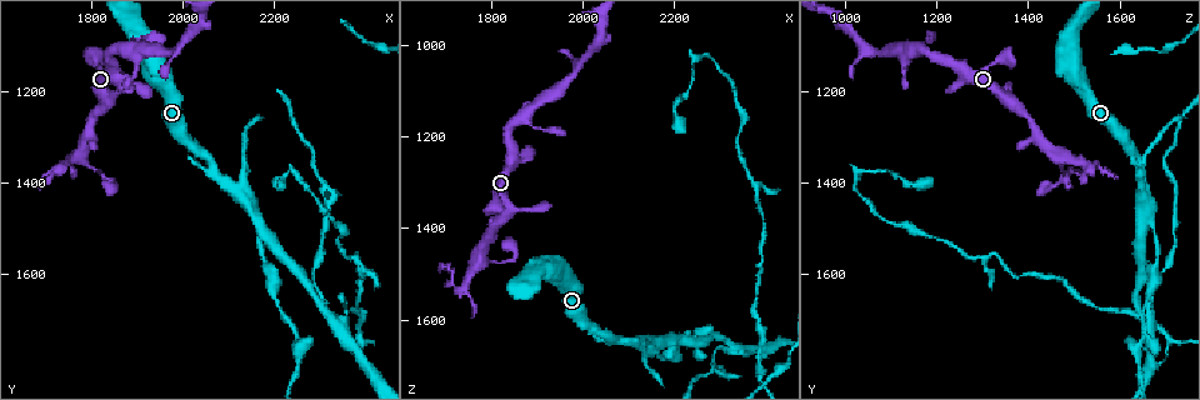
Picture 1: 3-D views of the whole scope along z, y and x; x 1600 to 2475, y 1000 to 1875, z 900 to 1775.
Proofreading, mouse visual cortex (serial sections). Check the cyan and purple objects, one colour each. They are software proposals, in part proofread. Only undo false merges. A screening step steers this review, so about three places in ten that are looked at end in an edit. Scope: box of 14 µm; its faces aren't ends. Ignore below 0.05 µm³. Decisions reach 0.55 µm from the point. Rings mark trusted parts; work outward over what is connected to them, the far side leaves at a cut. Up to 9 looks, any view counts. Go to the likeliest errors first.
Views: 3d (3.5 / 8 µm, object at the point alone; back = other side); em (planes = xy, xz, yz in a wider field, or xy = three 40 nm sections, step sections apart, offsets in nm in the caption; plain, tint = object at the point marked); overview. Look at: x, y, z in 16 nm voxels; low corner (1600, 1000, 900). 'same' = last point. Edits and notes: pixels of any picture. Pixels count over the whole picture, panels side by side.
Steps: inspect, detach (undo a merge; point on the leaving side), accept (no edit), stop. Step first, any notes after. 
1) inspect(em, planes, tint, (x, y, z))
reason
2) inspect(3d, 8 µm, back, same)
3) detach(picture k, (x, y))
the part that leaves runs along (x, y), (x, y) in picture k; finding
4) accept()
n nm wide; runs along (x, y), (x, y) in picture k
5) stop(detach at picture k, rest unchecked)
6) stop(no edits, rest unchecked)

inspect(3d, 8 µm, (2155, 1480, 1660))
three arms meet

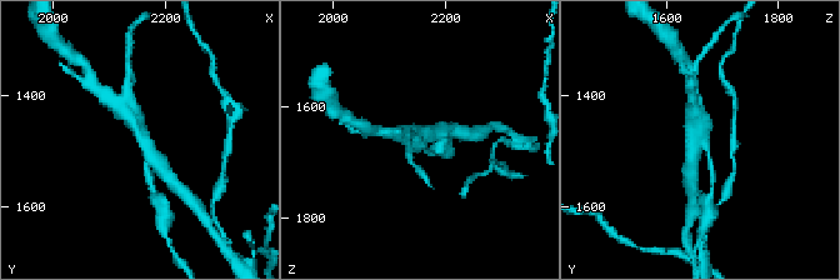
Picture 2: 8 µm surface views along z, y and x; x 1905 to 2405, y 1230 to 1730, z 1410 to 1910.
inspect(3d, 3.5 µm, back, (2160, 1475, 1655))
closer look

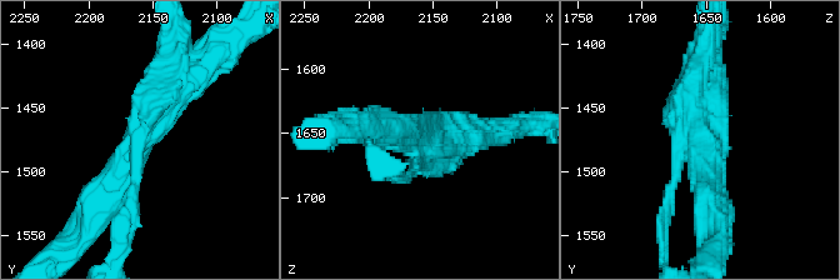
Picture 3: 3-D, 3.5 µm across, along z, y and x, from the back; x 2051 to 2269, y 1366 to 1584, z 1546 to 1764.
detach(picture 3, (669, 204))
3 arms; arms of 150, 400, 500 nm; the part that leaves runs along (681, 155), (669, 190), (663, 259) in picture 3; a second cell is stuck on

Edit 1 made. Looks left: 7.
inspect(overview)

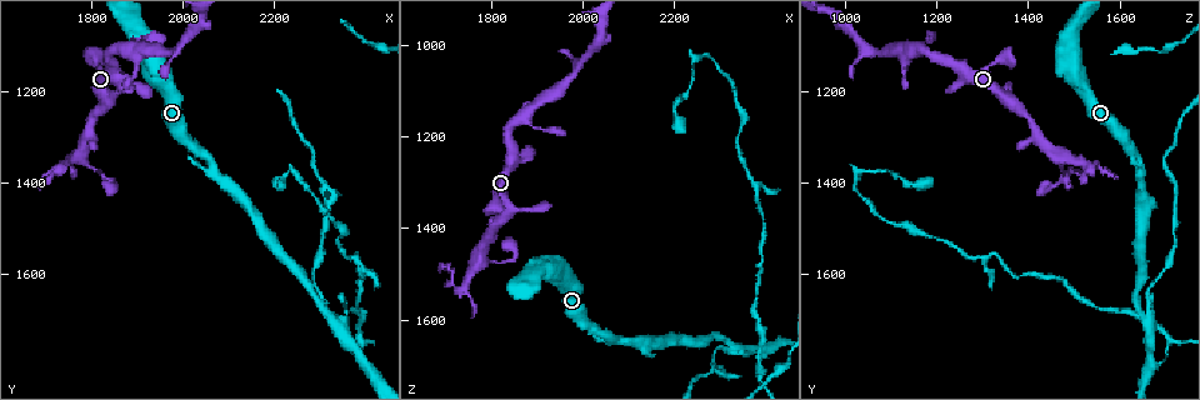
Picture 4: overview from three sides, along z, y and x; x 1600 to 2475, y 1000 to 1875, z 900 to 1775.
inspect(3d, 3.5 µm, (2330, 1700, 1655))

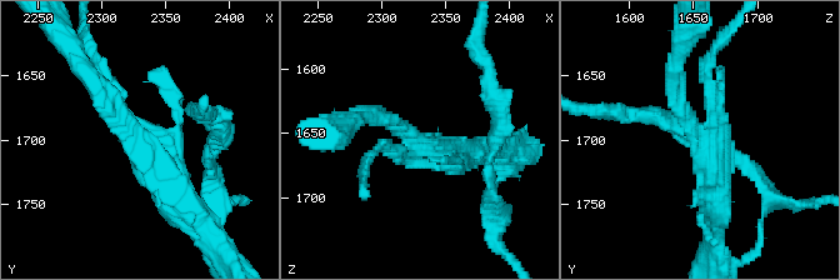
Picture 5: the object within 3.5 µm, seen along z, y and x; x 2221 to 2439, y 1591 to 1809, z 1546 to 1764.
inspect(em, xy, step 5, tint, (2324, 1692, 1654))

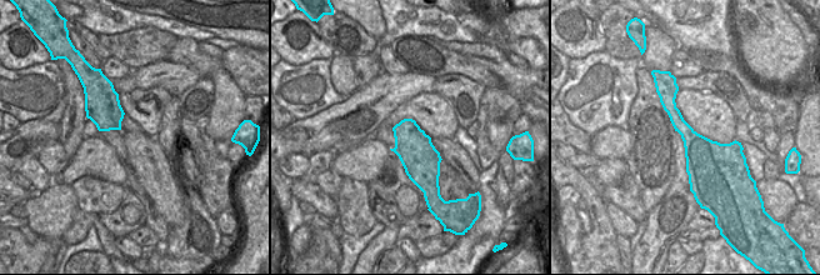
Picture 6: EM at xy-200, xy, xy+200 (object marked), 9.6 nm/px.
inspect(em, xy, step 2, tint, same)

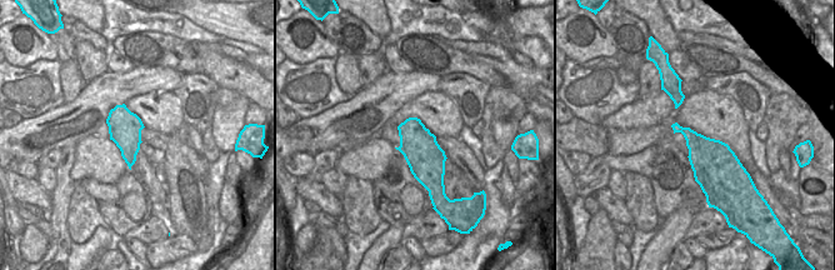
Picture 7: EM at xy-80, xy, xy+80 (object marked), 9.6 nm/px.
detach(picture 5, (216, 205))
two cells meet here

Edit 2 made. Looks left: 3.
stop(detach at picture 3, detach at picture 5, rest unchecked)

